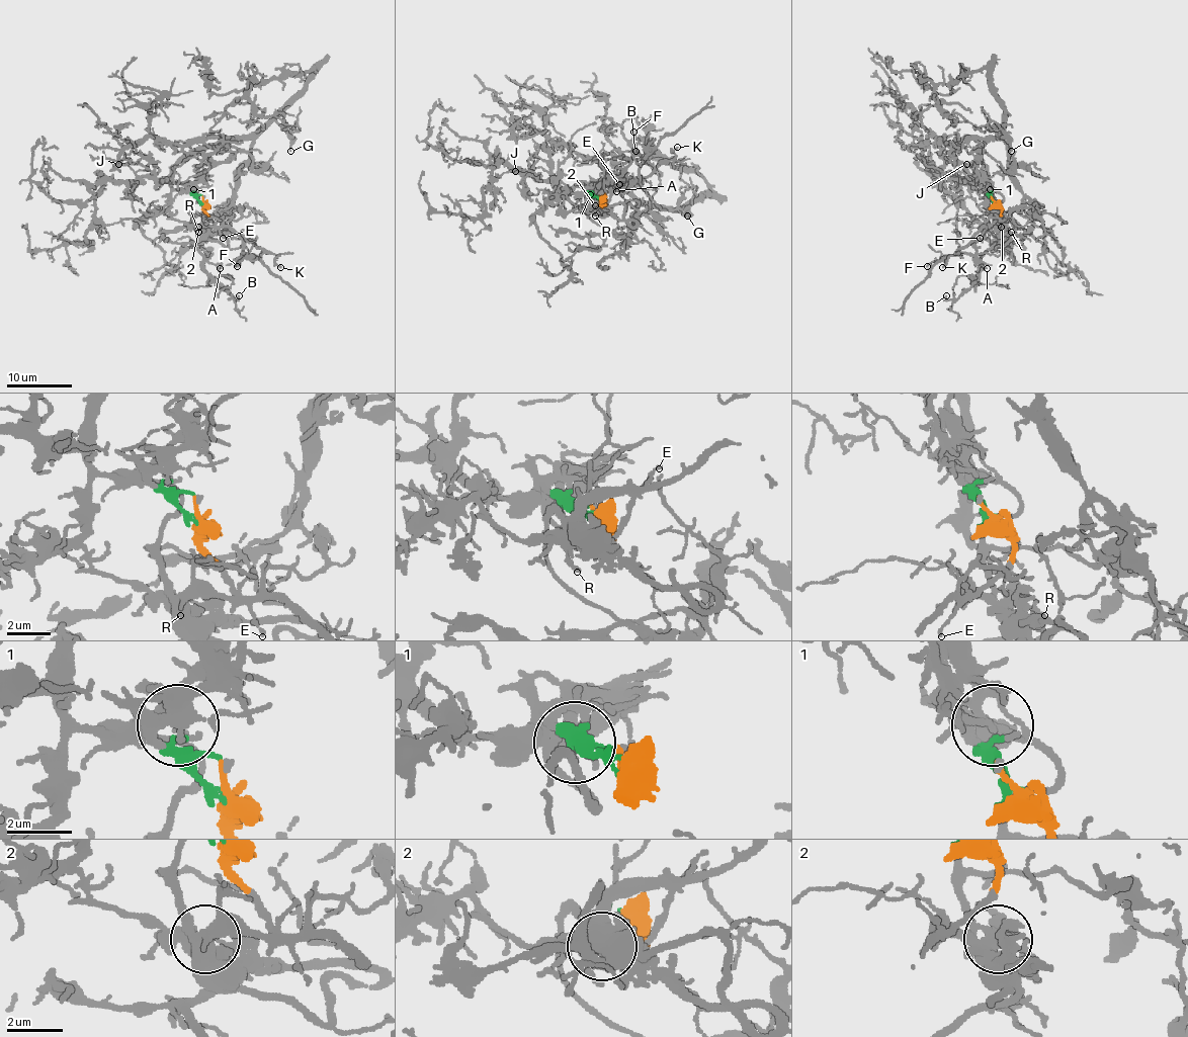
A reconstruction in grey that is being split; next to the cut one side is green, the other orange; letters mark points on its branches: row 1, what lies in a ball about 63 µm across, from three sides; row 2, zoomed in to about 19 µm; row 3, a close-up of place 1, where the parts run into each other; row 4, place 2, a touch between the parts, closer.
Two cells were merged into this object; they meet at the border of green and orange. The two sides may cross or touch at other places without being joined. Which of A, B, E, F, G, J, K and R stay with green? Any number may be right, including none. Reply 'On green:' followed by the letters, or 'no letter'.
On green: G, J

